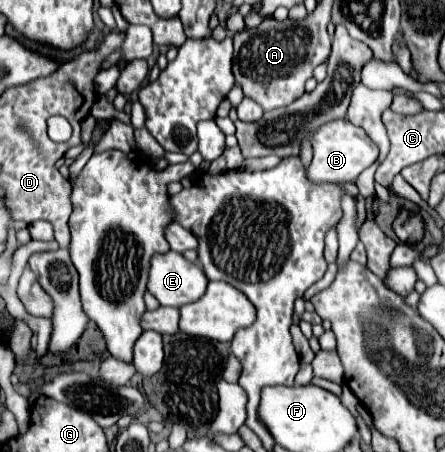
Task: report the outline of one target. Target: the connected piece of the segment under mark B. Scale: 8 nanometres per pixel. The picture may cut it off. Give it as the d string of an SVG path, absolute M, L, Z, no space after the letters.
M339 118L323 124L311 138L313 146L313 160L307 168L307 180L321 184L321 182L355 182L357 176L369 168L377 156L379 150L377 146L365 136L363 128L353 126L349 120Z

